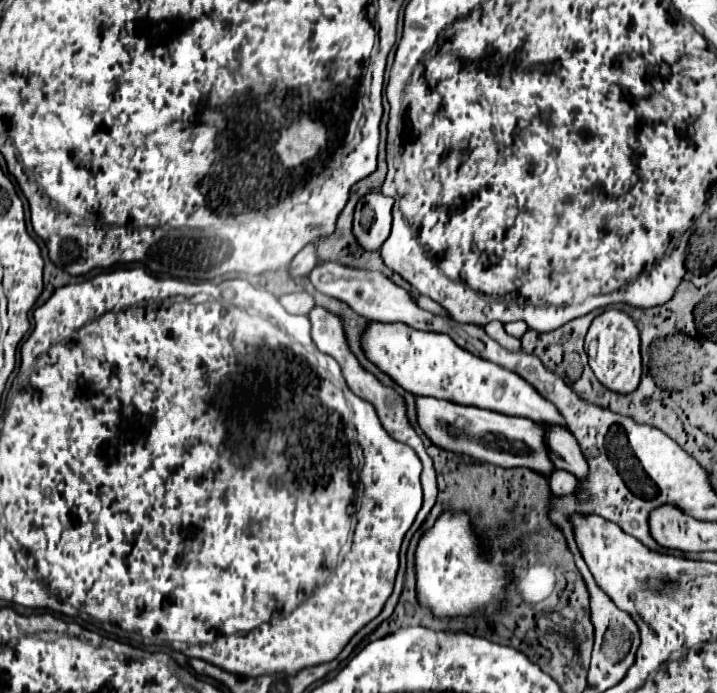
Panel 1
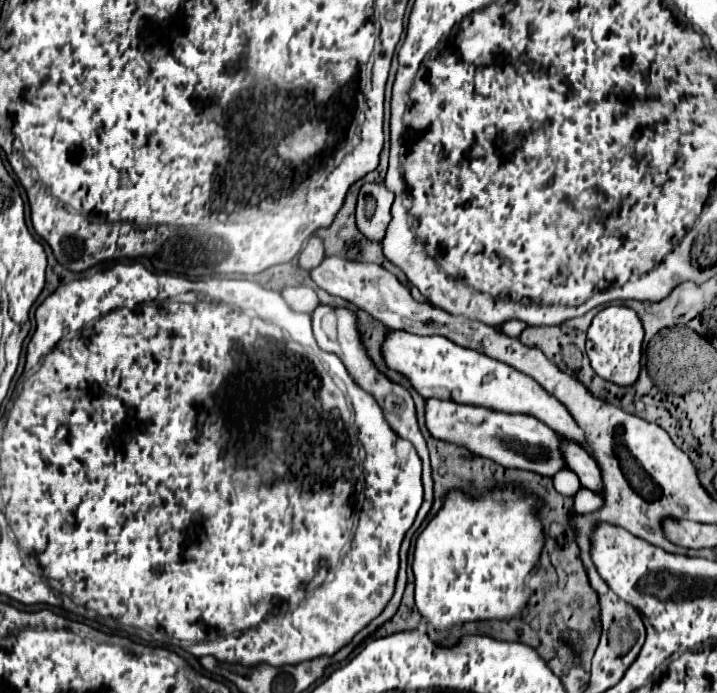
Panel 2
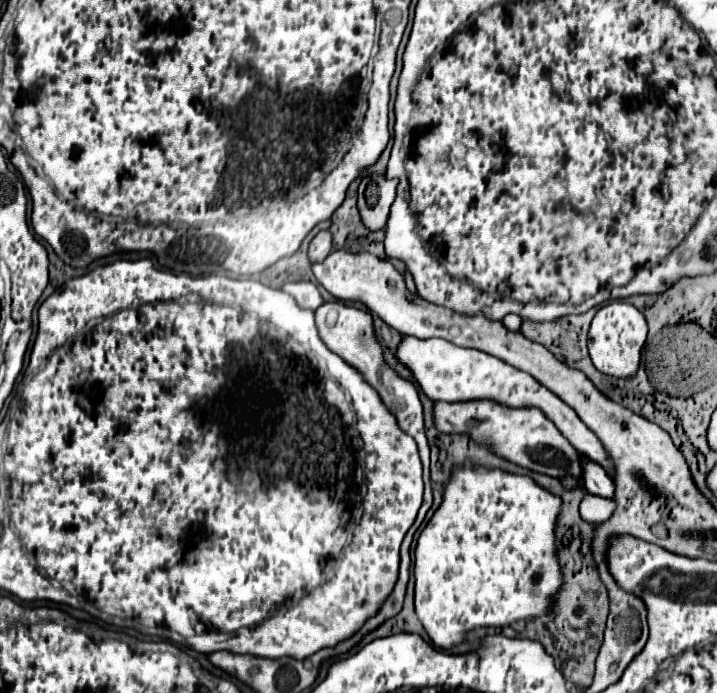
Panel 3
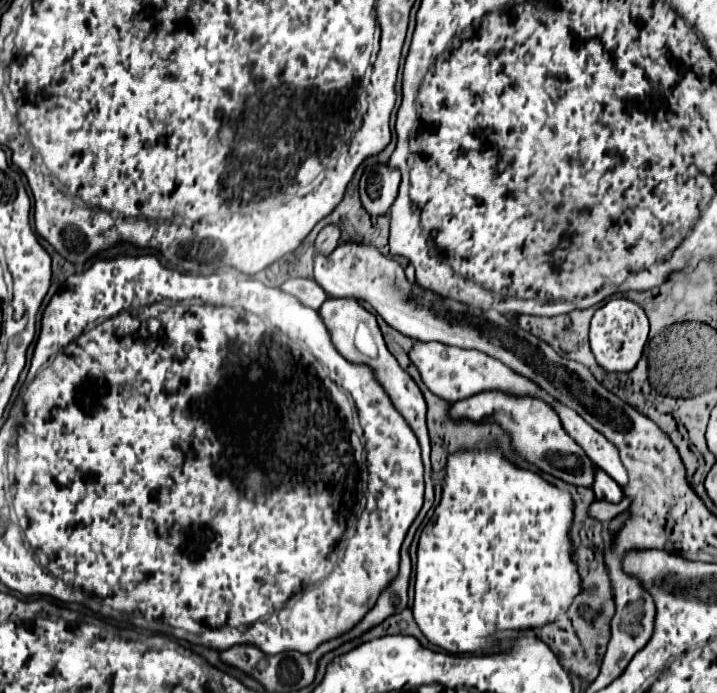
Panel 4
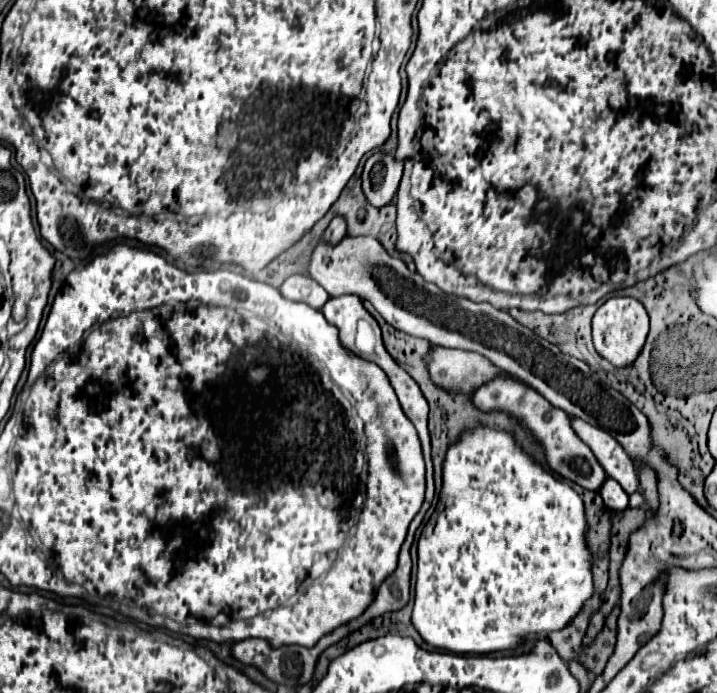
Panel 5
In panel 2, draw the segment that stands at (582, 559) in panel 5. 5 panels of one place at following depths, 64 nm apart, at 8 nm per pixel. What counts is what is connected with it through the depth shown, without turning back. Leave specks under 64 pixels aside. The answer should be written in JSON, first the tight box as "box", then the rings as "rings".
{"box":[414,486,542,630],"rings":[[[500,486],[500,492],[492,496],[480,496],[480,500],[464,500],[464,496],[448,496],[442,510],[418,536],[414,551],[415,605],[420,614],[436,630],[448,630],[456,622],[474,622],[490,618],[512,618],[524,610],[530,592],[522,586],[522,580],[536,566],[542,552],[542,524],[534,512],[538,498],[524,492],[512,492],[512,486]]]}

